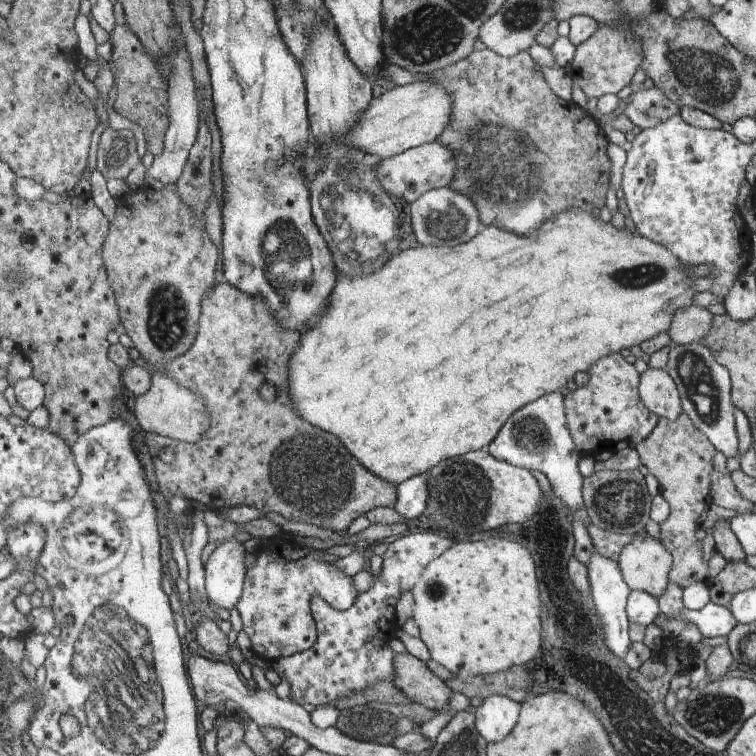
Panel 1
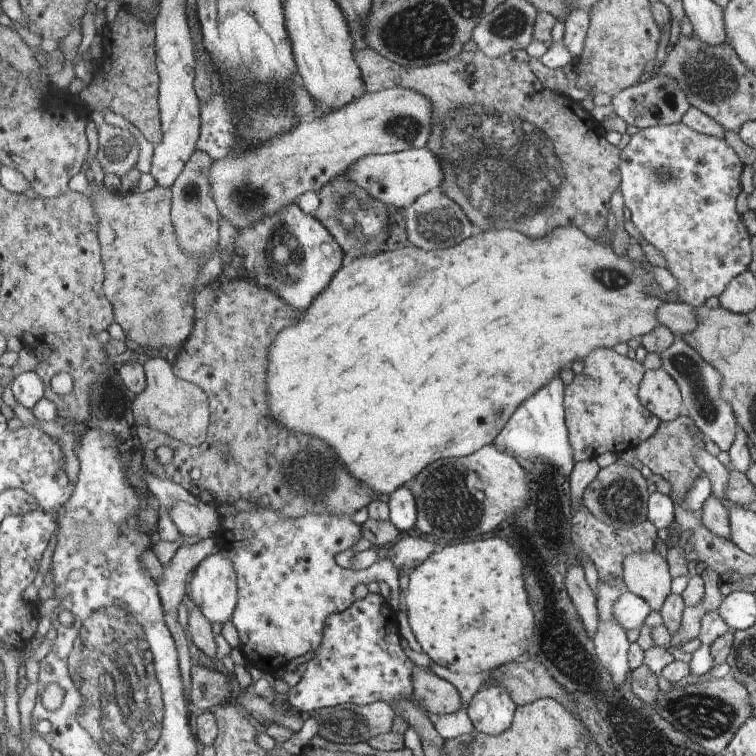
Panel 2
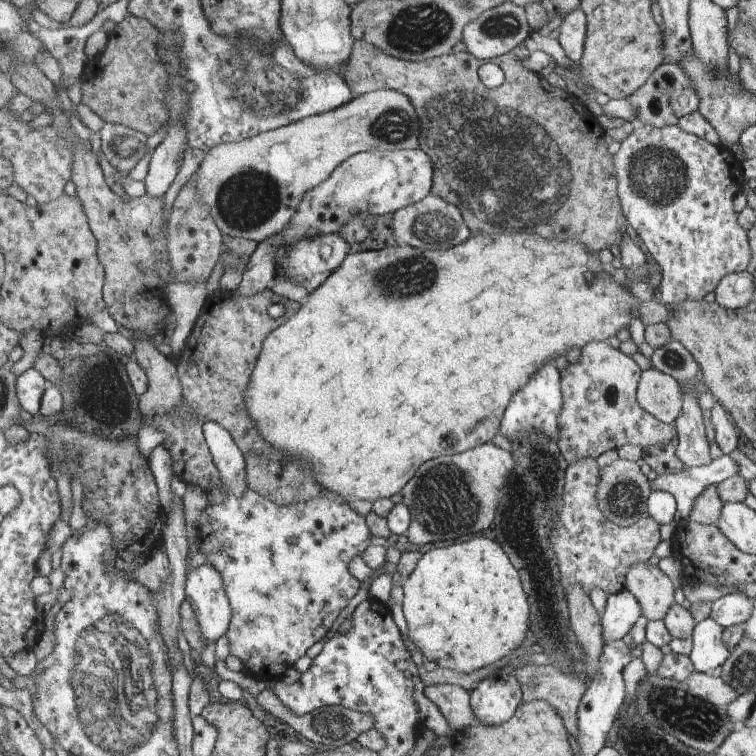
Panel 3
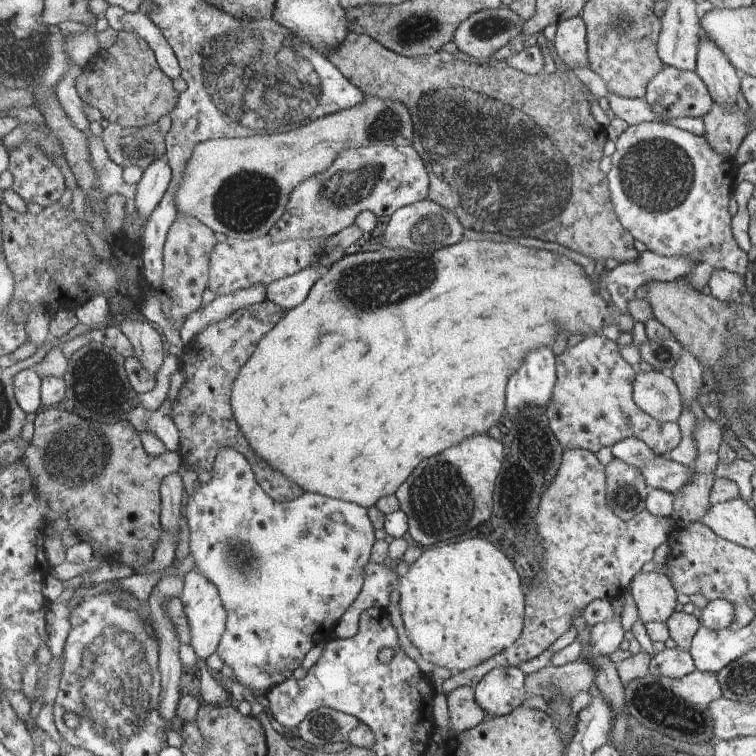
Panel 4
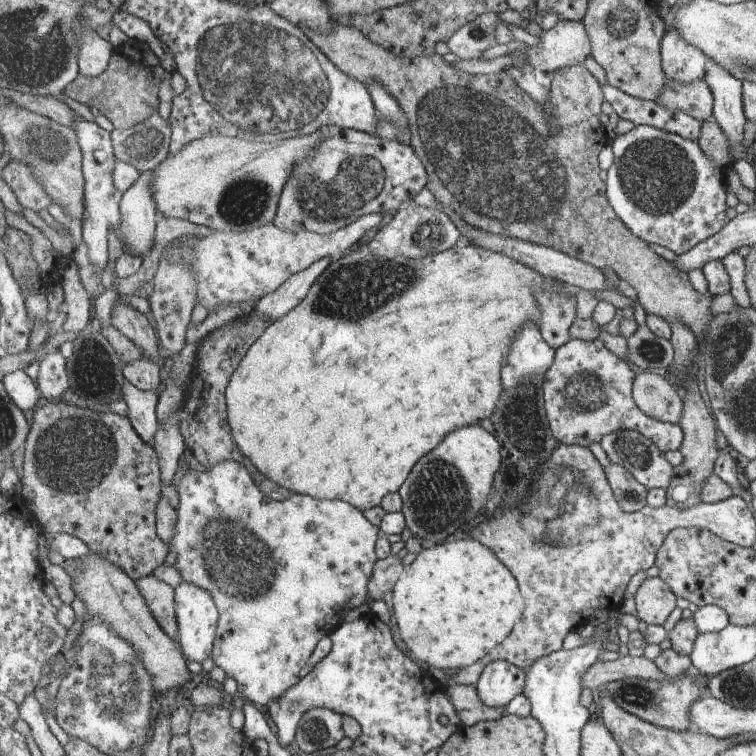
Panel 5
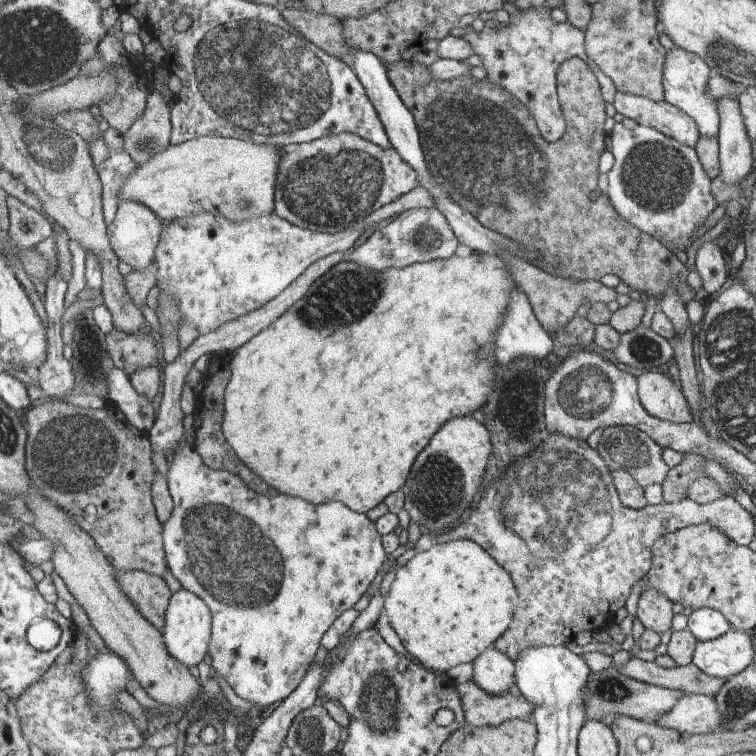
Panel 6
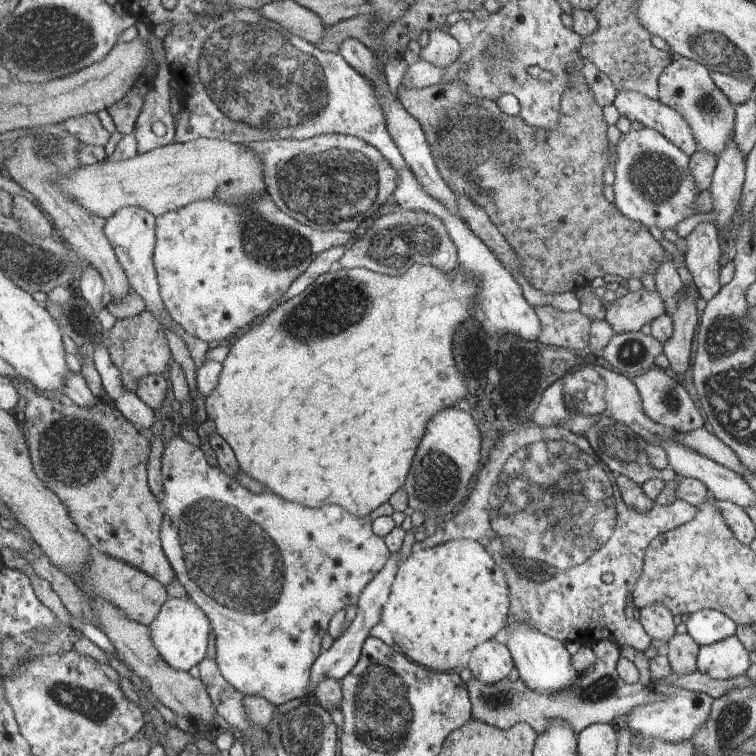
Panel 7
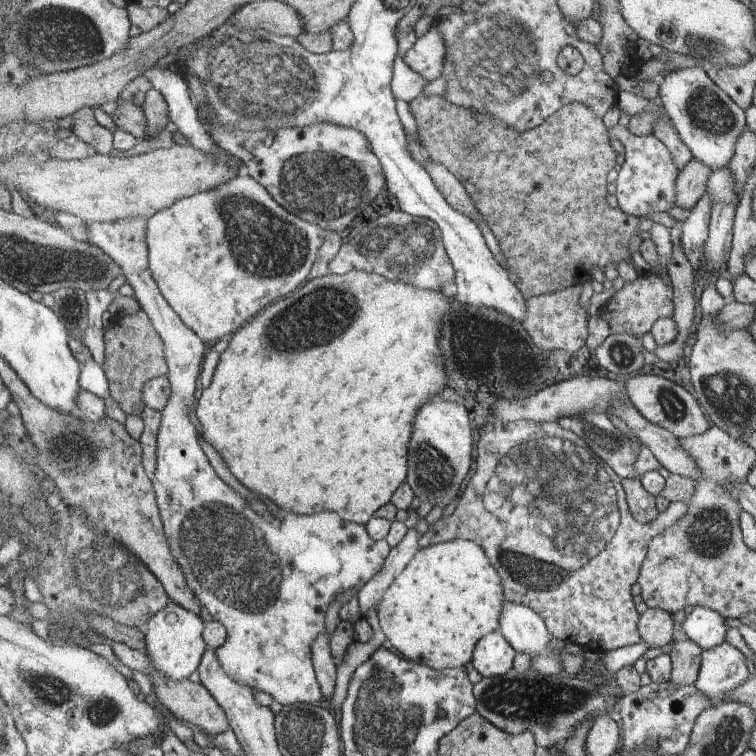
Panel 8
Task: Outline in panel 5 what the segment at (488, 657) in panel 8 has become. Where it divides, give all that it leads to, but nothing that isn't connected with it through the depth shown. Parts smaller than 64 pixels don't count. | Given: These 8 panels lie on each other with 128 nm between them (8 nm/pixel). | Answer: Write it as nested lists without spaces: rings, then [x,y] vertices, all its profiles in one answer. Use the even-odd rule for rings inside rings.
[[[494,660],[483,671],[477,683],[479,698],[483,704],[495,708],[503,708],[525,692],[526,670],[506,660]]]

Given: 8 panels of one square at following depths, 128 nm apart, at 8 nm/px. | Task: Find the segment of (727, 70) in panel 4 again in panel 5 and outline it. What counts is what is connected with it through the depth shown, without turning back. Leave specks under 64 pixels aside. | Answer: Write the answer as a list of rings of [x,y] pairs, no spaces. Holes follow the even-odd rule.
[[[709,60],[705,80],[712,90],[713,117],[719,122],[719,128],[726,133],[734,149],[730,165],[739,159],[749,159],[743,144],[745,115],[742,107],[742,81],[731,76],[715,60]]]

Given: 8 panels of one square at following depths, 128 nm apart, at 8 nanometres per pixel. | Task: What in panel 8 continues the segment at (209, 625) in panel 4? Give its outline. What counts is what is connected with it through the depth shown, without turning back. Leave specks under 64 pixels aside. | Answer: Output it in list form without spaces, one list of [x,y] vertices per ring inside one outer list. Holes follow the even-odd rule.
[[[171,600],[153,620],[149,620],[145,630],[146,649],[157,670],[161,670],[165,676],[175,680],[191,678],[193,672],[200,667],[202,658],[209,647],[203,636],[205,627],[206,622],[203,622],[199,614]]]

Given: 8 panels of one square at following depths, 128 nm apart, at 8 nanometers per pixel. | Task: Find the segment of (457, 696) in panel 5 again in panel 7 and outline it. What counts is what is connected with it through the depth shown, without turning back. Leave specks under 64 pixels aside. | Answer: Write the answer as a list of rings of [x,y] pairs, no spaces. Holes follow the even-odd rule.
[[[601,640],[593,645],[599,660],[594,671],[580,677],[577,684],[565,688],[559,694],[539,694],[527,688],[523,680],[511,682],[509,678],[498,683],[487,684],[475,677],[467,681],[467,690],[471,695],[473,719],[479,720],[503,730],[513,728],[515,724],[526,721],[541,735],[555,719],[564,719],[573,726],[575,732],[580,733],[593,723],[620,723],[628,714],[635,712],[635,708],[665,700],[668,695],[654,690],[653,685],[643,684],[640,681],[627,684],[619,676],[617,664],[621,657],[620,646],[613,640]]]

